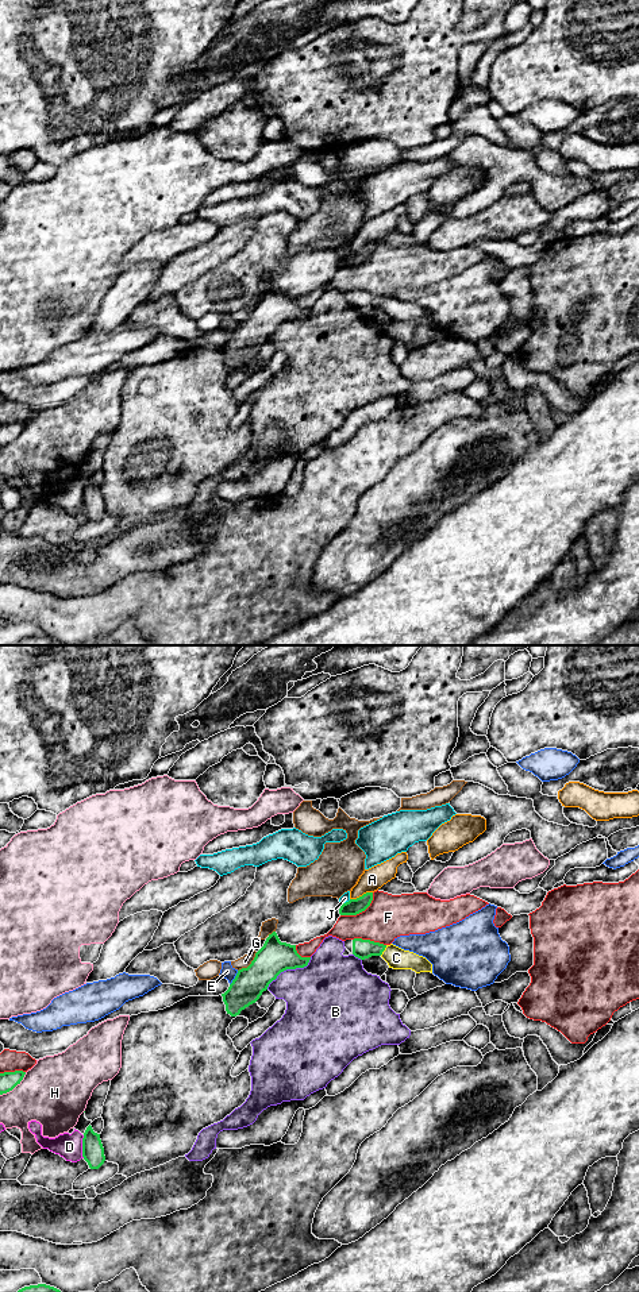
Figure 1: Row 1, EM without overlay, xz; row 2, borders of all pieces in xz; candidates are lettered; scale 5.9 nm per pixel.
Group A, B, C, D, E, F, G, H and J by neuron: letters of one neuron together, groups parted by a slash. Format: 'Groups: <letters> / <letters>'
Groups: A / B / C / D / E / F / G / H / J

